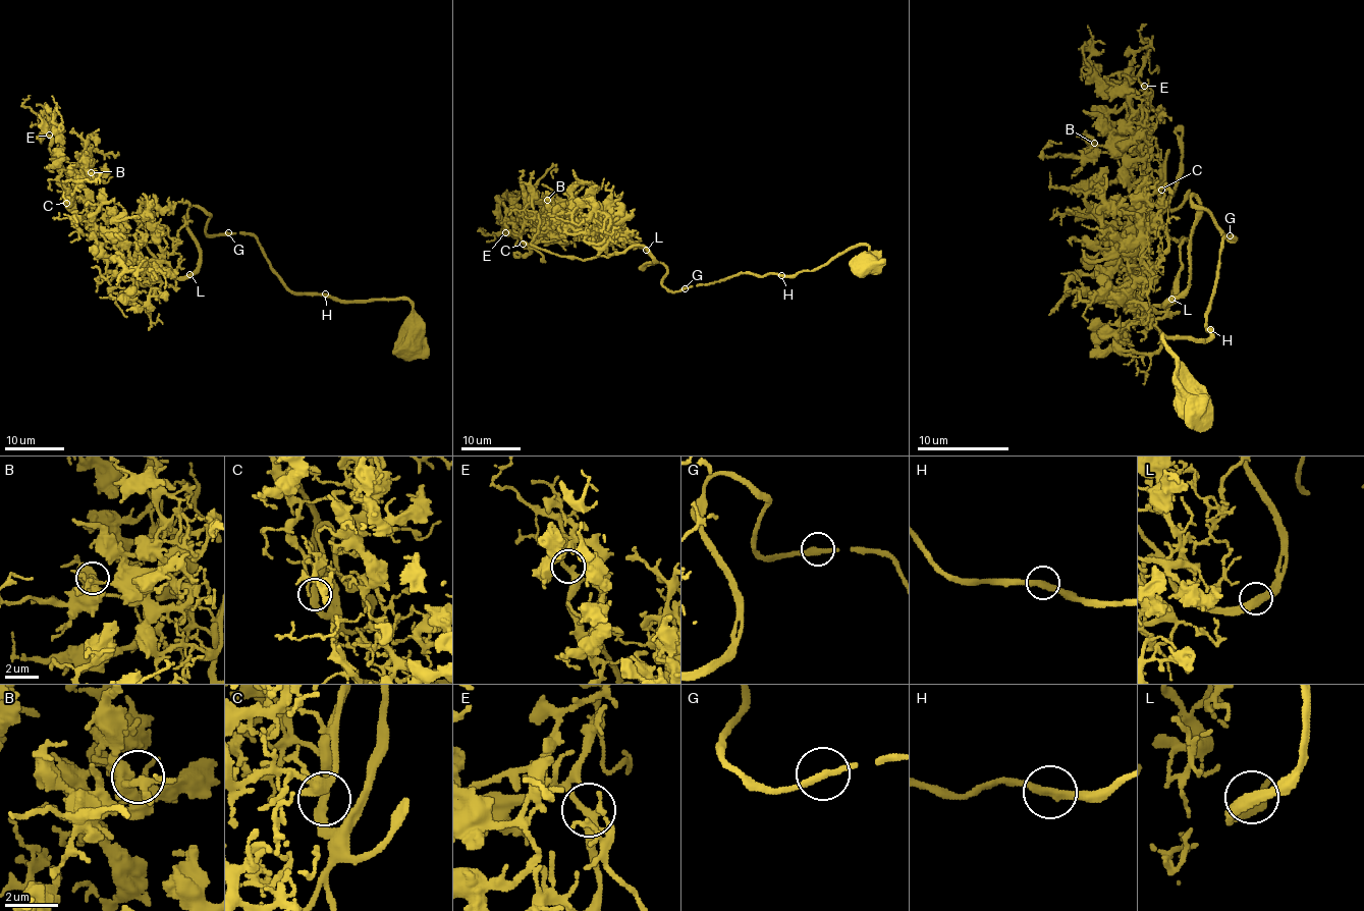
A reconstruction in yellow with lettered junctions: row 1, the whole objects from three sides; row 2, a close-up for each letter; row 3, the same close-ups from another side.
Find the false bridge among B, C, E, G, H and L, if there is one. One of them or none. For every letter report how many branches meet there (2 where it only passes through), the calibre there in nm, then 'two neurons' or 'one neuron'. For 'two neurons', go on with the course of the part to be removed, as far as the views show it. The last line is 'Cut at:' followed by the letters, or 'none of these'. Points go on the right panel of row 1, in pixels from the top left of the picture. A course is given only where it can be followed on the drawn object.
B: 2 | 240 nm | one neuron
C: 2 | 300 nm | one neuron
E: 2 | 280 nm | one neuron
G: 2 | 280 nm | one neuron
H: 2 | 320 nm | one neuron
L: 2 | 340 nm | one neuron
Cut at: none of these

